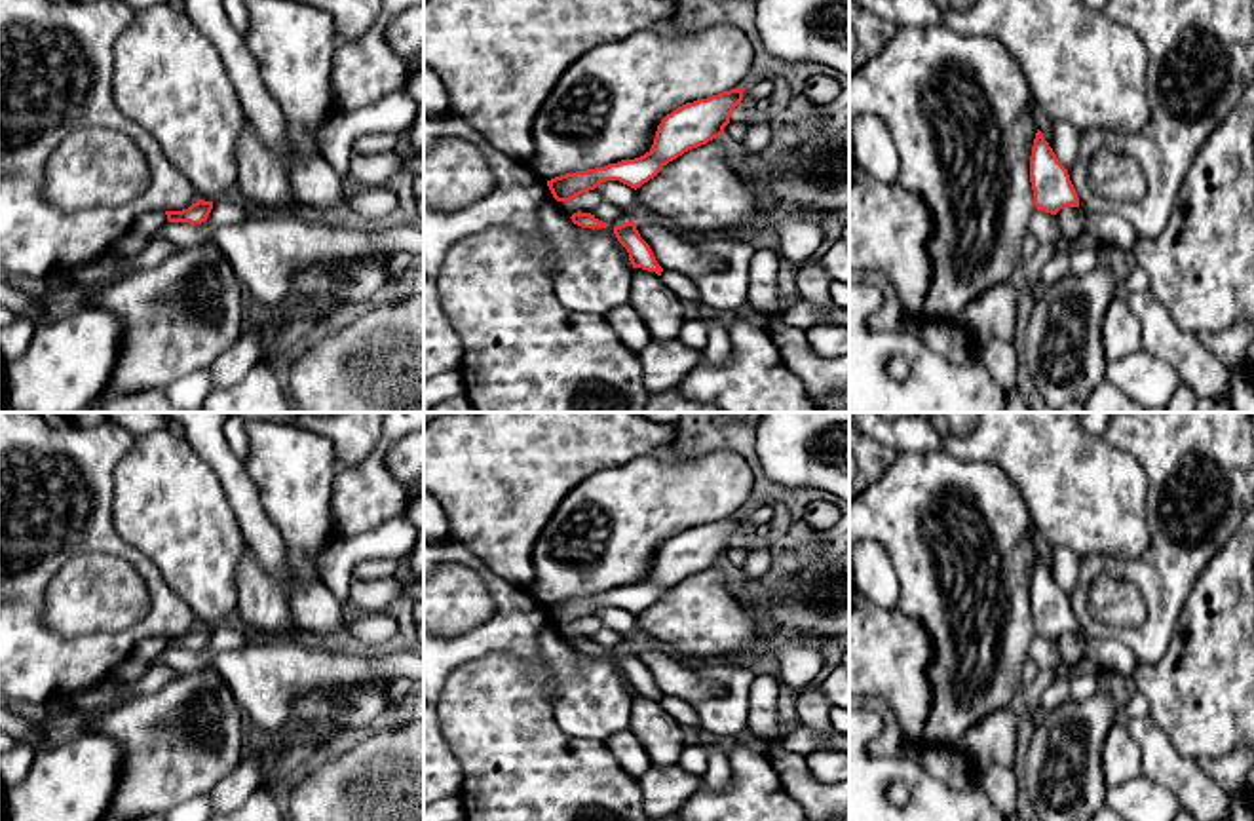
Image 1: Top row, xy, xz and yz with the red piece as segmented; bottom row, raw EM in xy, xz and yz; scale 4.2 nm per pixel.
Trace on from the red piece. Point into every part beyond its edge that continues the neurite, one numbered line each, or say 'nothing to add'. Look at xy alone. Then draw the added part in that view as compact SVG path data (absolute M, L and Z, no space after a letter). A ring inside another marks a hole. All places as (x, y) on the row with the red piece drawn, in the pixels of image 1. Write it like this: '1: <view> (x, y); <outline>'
nothing to add

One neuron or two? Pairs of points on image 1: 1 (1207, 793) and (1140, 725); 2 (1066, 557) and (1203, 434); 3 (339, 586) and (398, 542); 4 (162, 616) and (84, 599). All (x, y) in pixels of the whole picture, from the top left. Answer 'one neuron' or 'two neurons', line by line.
1: one neuron
2: two neurons
3: one neuron
4: two neurons

